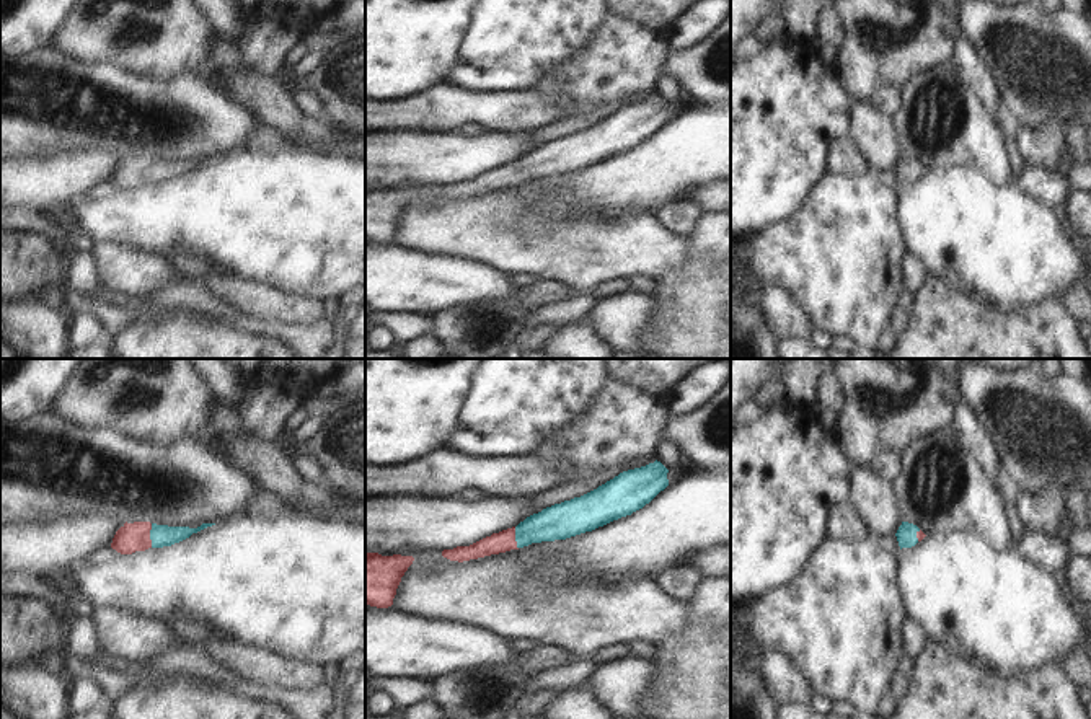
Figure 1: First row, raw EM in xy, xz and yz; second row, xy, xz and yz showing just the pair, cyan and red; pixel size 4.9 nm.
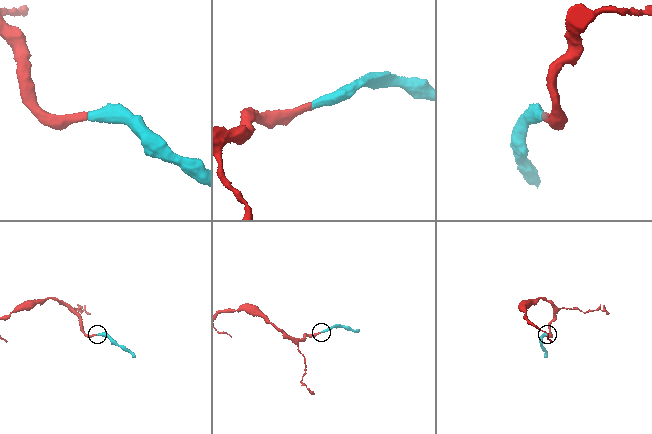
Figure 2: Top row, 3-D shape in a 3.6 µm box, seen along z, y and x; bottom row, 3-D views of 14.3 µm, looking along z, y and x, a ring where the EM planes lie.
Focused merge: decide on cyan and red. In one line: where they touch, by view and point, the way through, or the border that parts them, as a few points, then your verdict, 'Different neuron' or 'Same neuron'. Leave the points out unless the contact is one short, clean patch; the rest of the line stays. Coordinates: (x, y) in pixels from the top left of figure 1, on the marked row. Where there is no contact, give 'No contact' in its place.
Touches cyan at xy (150, 535). Path across: xy (162, 535), (150, 535), (134, 537). Same neuron.

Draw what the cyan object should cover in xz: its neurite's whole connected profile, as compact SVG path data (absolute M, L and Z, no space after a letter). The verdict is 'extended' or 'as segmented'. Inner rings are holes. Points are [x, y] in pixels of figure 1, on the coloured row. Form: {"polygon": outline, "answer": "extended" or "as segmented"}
{"polygon": "M657 460L623 471L581 497L546 507L527 517L517 527L492 533L470 546L444 549L442 556L463 562L532 543L566 540L592 532L649 504L669 486L667 473L669 470Z", "answer": "extended"}

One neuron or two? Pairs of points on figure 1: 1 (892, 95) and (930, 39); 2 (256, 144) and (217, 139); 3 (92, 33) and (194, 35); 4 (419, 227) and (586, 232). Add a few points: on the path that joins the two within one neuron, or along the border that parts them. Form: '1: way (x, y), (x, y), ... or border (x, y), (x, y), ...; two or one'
1: border (901, 85), (884, 85), (868, 100); two
2: border (255, 119), (255, 127), (243, 145); two
3: way (118, 51), (150, 46), (168, 36); one
4: way (460, 227), (485, 227), (506, 247), (545, 247); one

